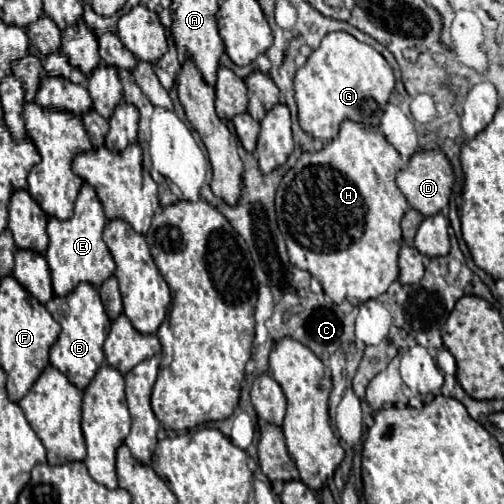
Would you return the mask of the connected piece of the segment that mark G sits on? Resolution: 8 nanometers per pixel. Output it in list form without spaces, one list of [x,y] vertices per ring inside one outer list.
[[[331,32],[323,38],[321,46],[313,50],[313,54],[307,58],[305,66],[297,70],[295,74],[295,100],[297,100],[297,112],[299,112],[299,126],[313,138],[319,138],[321,142],[335,140],[341,122],[351,120],[365,126],[377,128],[381,124],[383,110],[389,102],[389,96],[395,86],[395,76],[387,60],[369,44],[357,42],[347,32]]]

